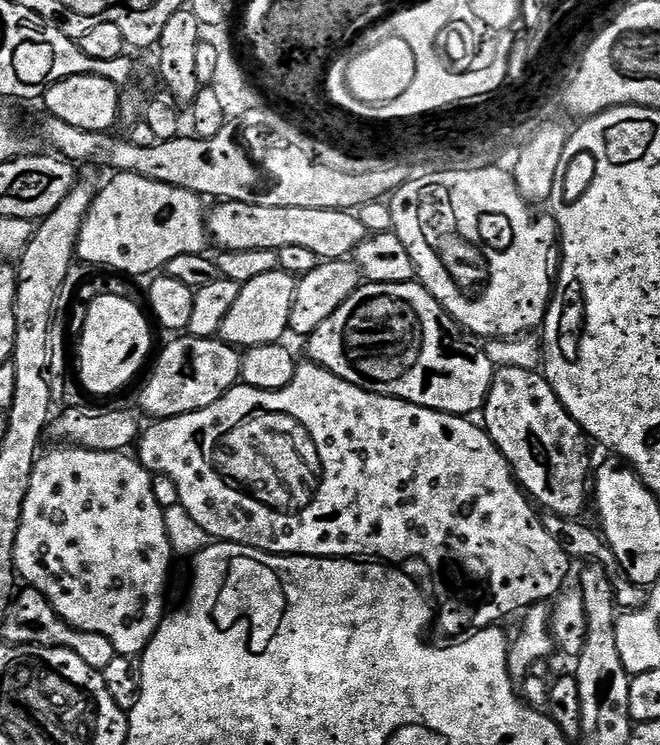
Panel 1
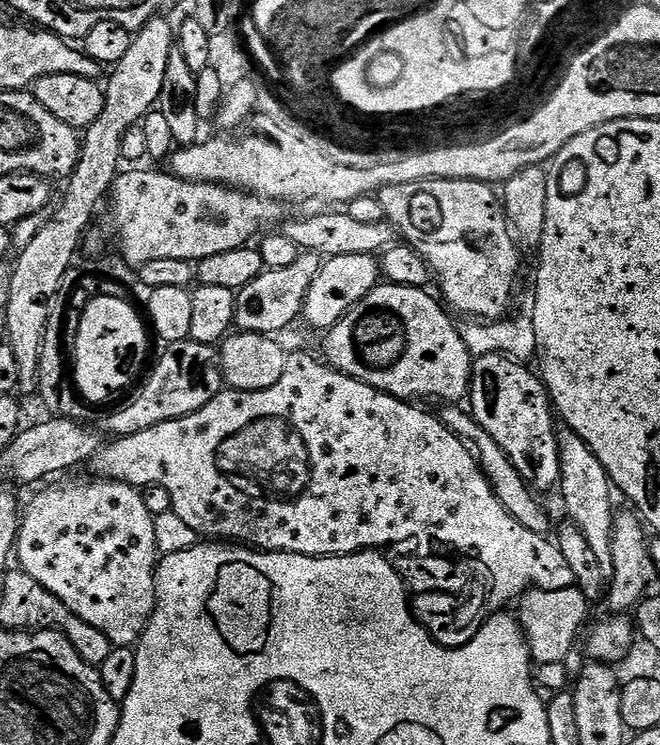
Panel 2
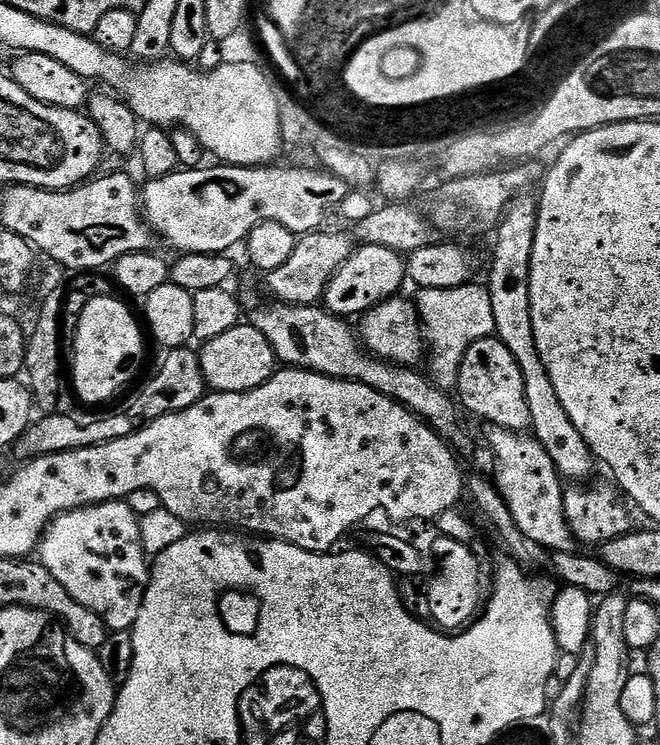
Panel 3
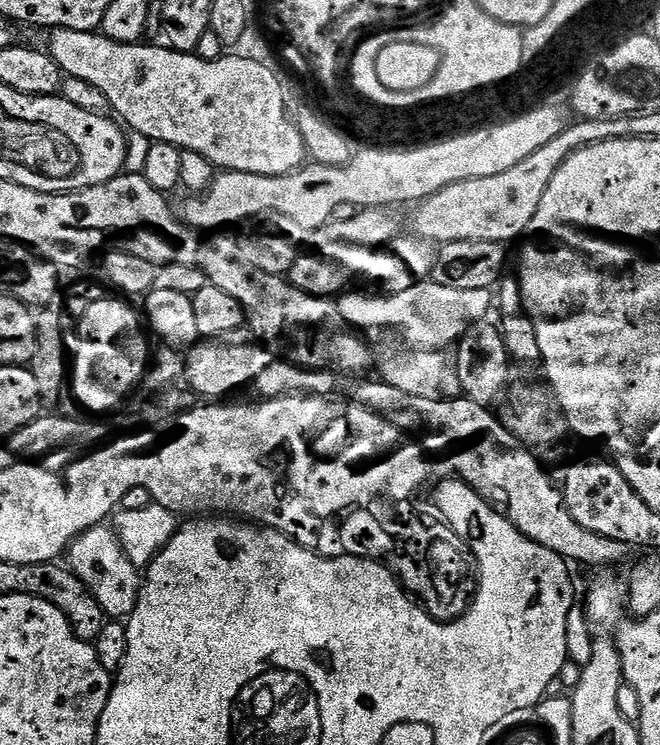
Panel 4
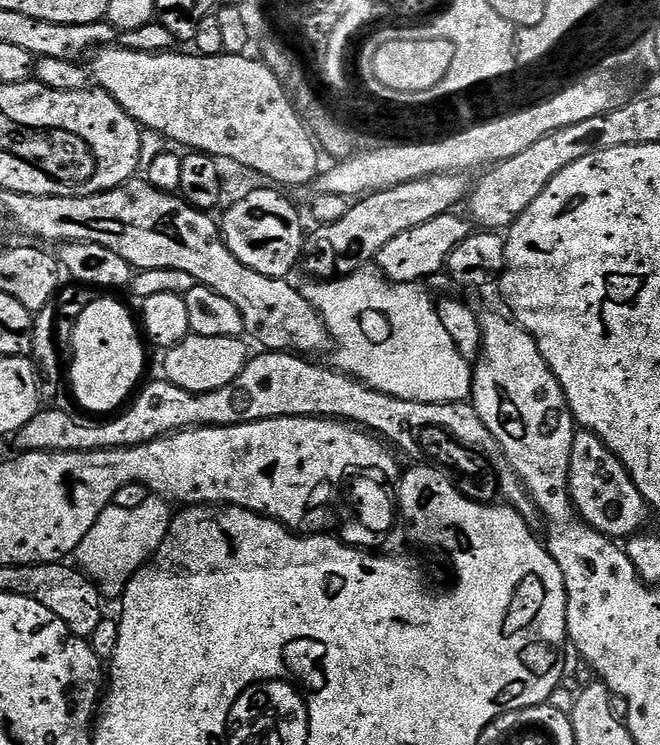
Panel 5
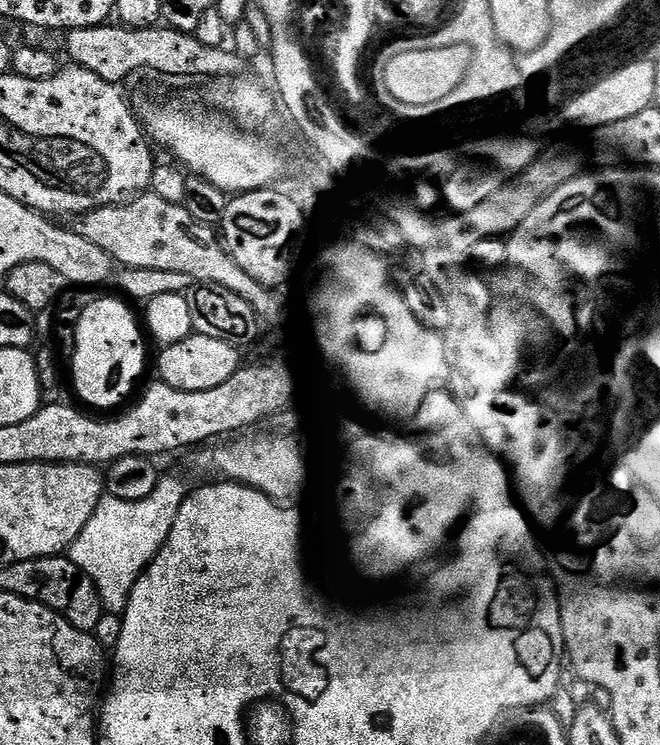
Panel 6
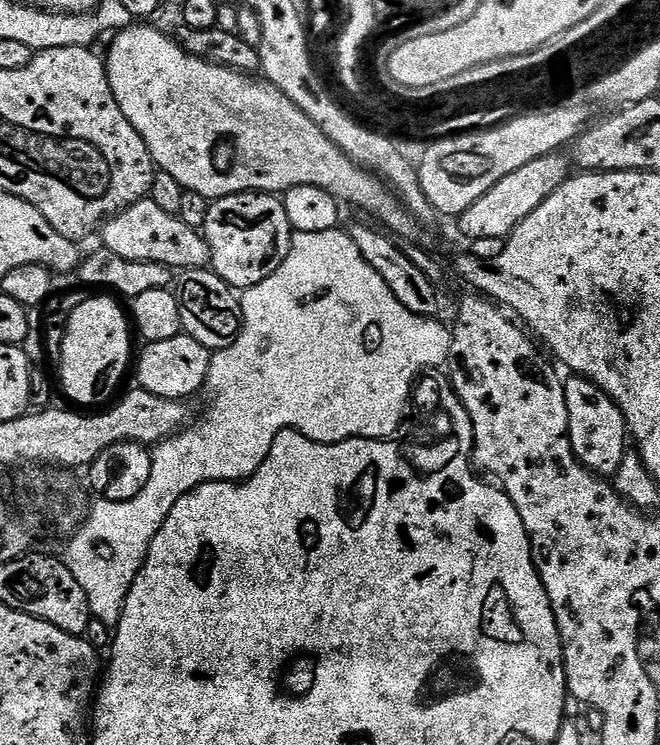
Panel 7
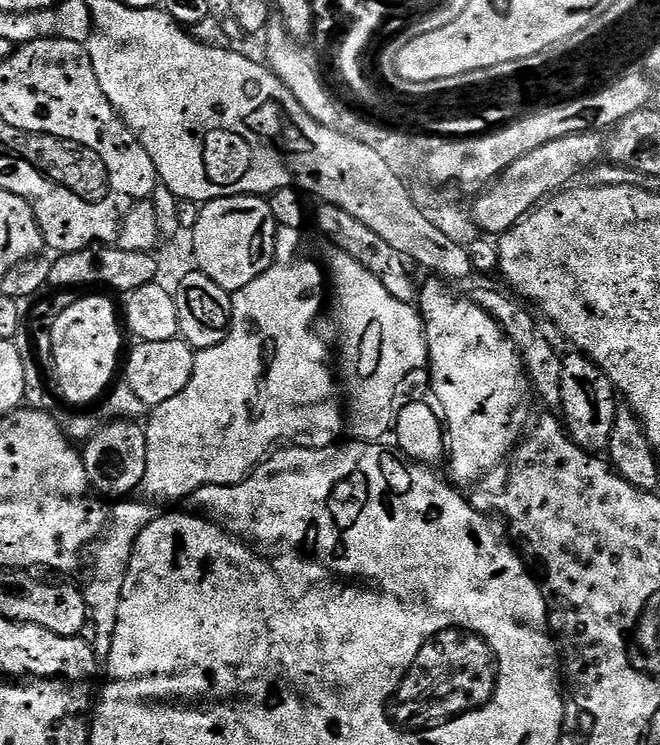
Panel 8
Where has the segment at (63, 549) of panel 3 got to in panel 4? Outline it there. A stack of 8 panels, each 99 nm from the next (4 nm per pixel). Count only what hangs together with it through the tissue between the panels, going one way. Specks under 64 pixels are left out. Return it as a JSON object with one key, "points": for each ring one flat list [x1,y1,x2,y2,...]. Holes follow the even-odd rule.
{"points":[[101,526,83,532,68,549,66,564,73,575,88,588,98,606,102,606,105,617,127,618,132,615,140,593,142,576,128,560,119,538,111,527]]}

